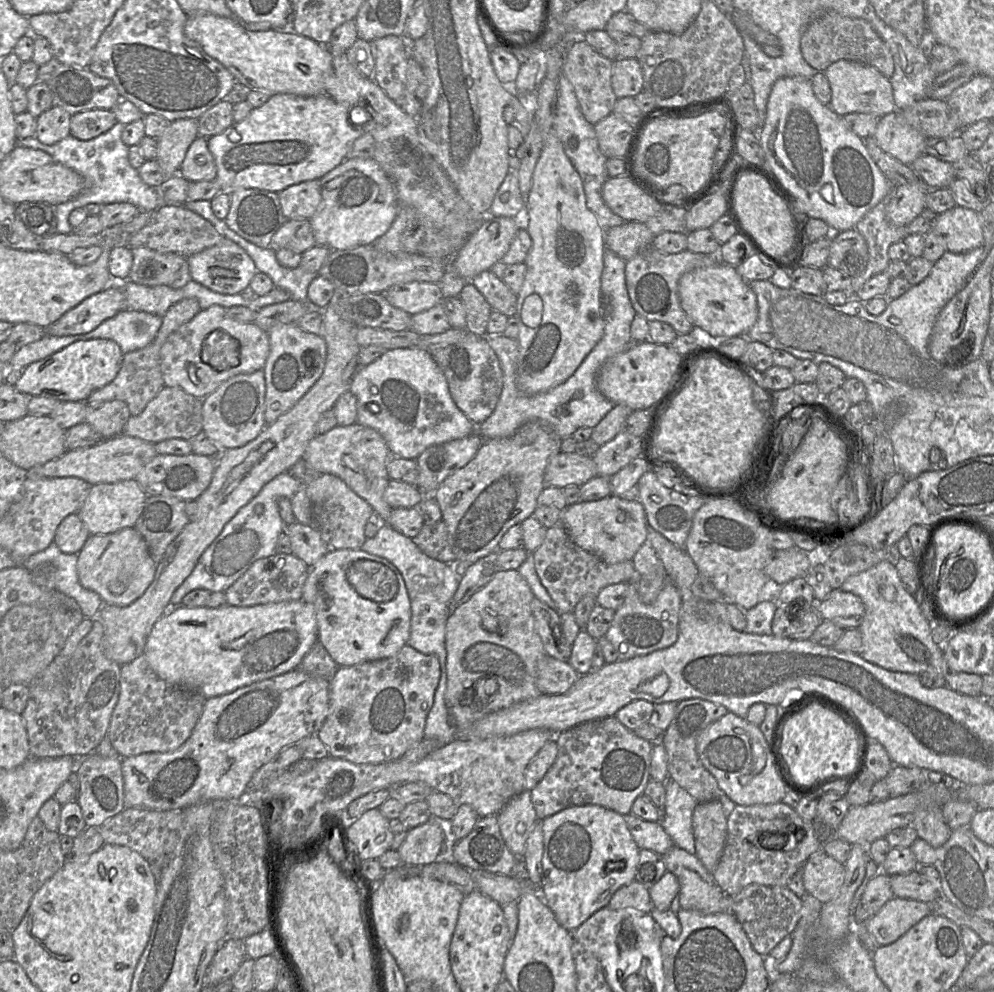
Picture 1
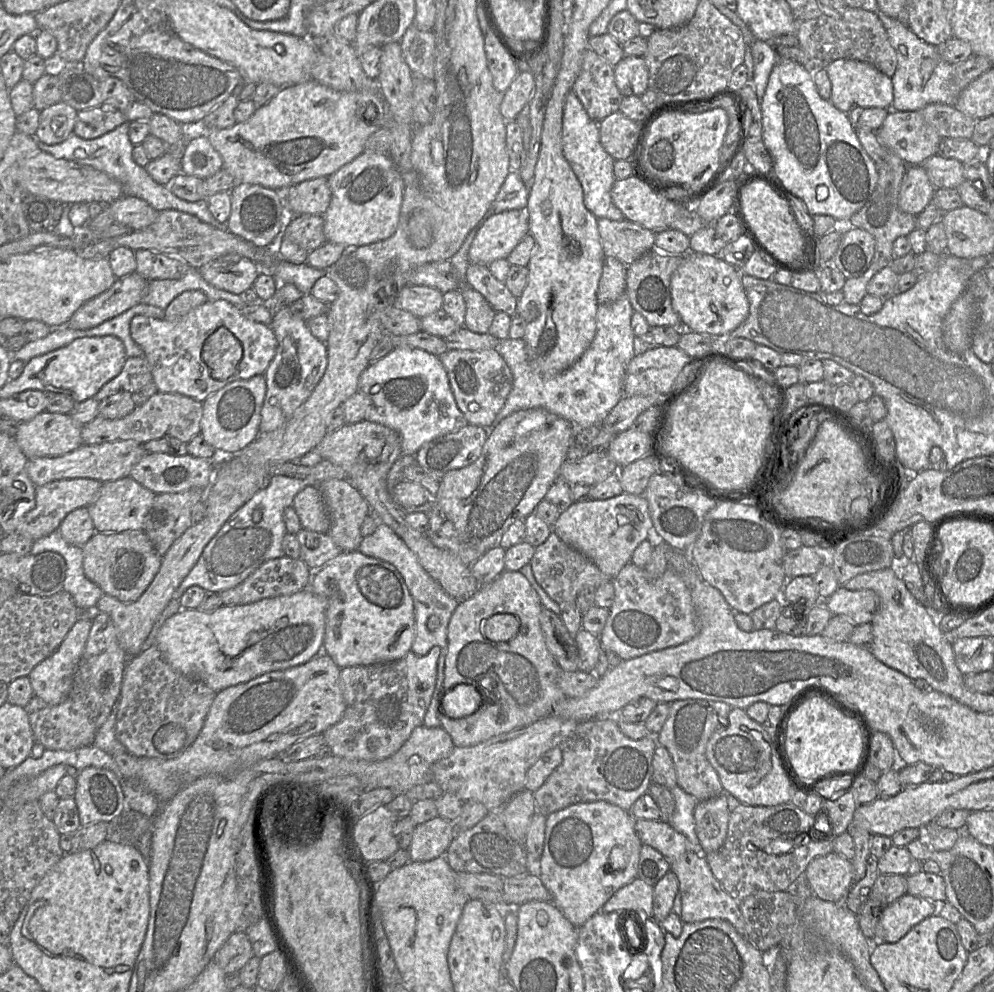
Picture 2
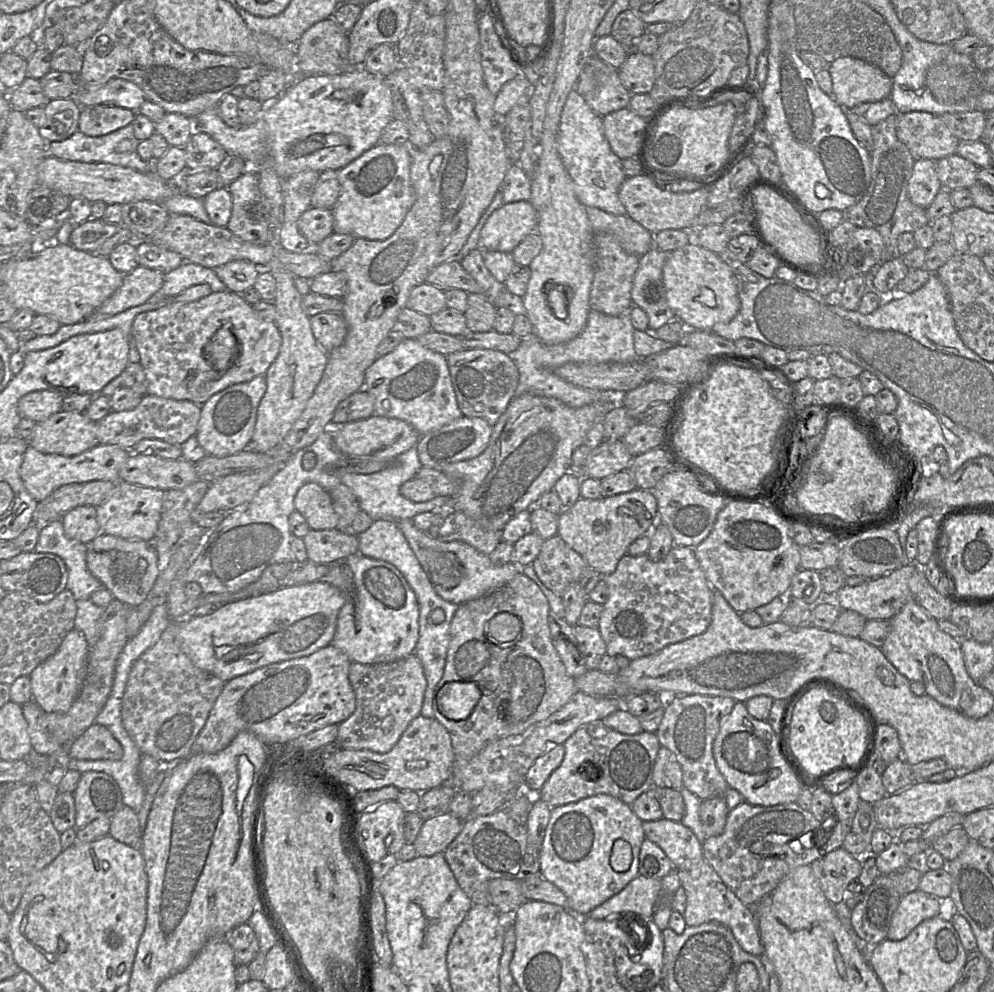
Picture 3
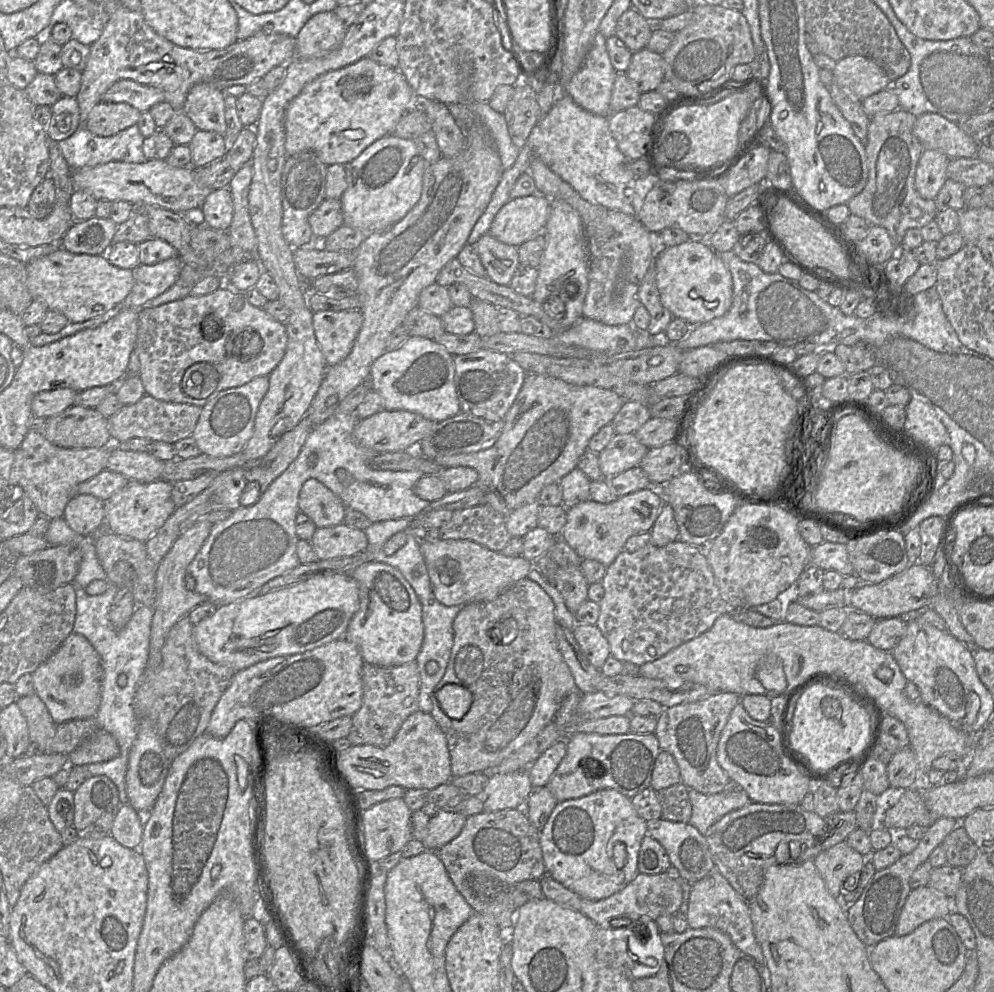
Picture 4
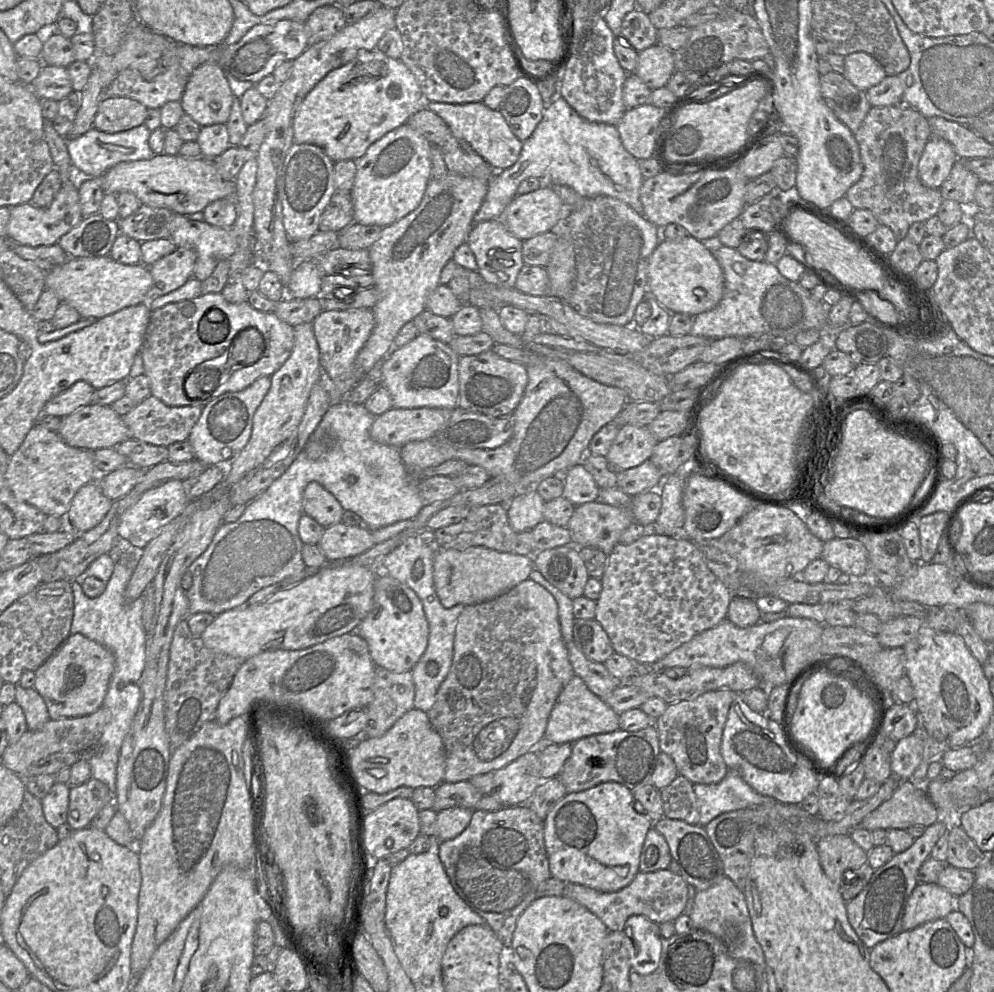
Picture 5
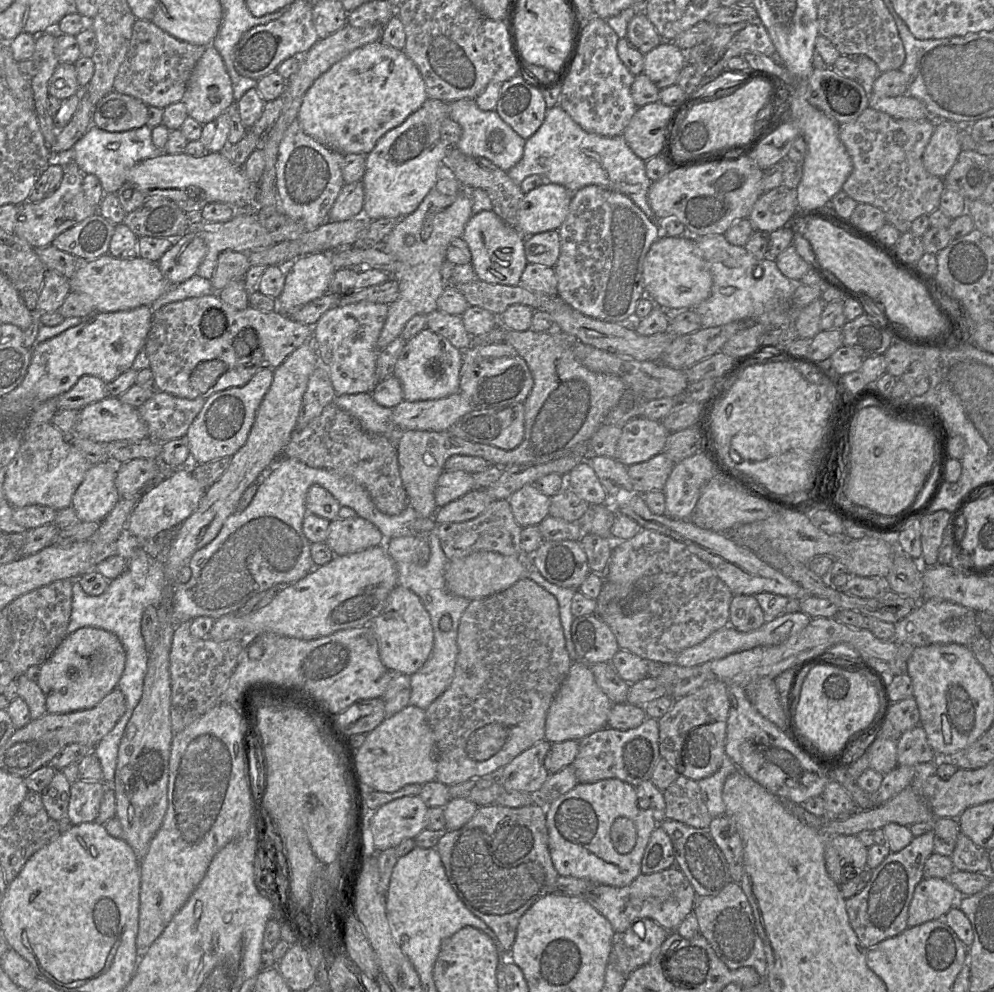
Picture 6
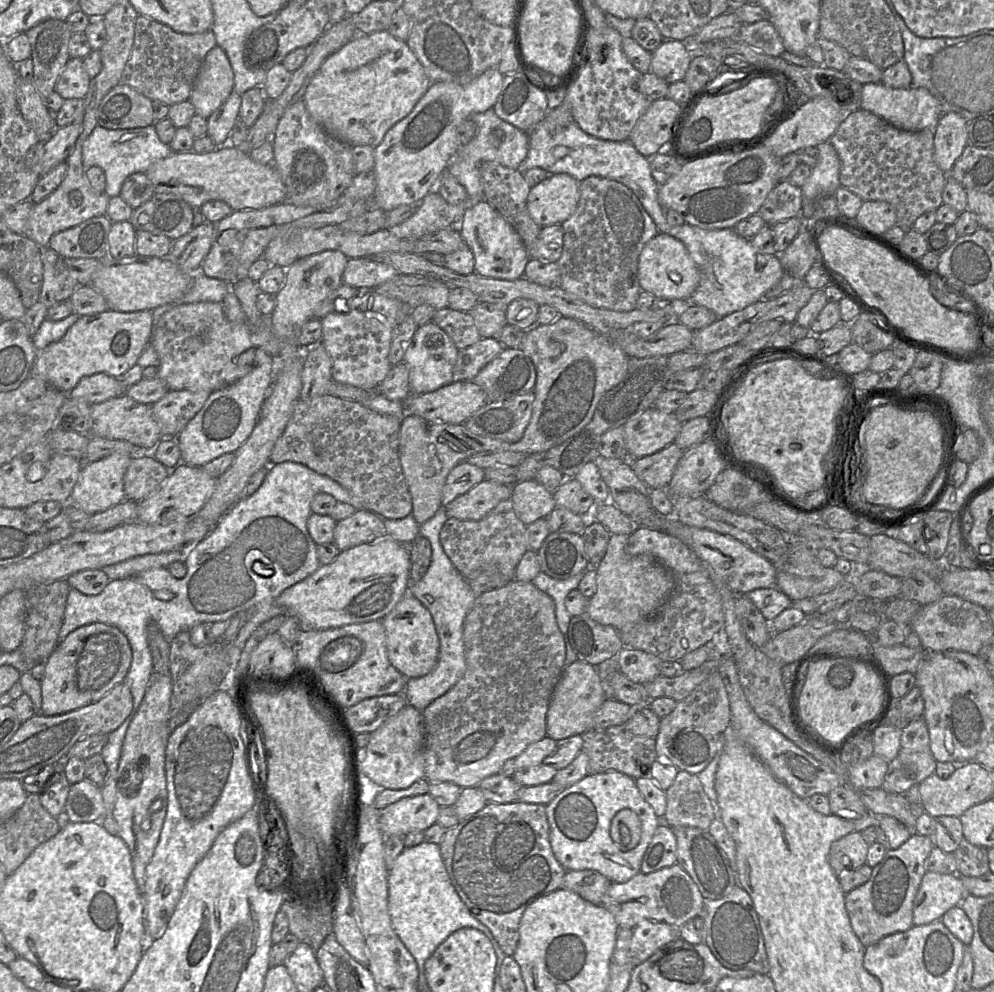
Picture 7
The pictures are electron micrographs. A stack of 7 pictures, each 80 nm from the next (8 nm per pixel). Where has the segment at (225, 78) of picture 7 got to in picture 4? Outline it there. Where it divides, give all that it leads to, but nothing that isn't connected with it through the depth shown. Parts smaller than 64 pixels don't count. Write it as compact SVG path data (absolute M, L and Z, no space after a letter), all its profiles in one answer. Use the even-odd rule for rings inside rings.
M198 83L189 90L181 109L198 130L226 134L225 92L210 83Z

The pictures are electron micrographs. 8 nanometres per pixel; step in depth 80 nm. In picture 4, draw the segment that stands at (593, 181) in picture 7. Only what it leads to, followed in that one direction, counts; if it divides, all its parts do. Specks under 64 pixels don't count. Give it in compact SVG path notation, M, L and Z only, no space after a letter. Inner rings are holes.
M608 210L606 213L602 214L600 217L591 221L585 225L585 234L587 239L588 251L589 251L589 288L586 295L586 299L583 306L583 318L592 319L598 322L601 322L605 325L617 326L622 324L631 324L634 313L637 307L640 306L640 301L638 299L638 290L639 286L646 275L650 265L656 259L658 254L661 252L661 245L655 243L655 236L649 232L645 226L634 216L628 215L616 210Z

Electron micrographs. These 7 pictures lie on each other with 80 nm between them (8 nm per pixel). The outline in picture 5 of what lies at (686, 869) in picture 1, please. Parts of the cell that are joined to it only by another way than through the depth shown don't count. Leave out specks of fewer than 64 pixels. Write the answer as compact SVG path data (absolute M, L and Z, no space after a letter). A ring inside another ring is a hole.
M724 876L712 887L697 891L690 918L695 929L714 935L732 958L751 961L765 968L764 953L753 932L745 895L730 878Z

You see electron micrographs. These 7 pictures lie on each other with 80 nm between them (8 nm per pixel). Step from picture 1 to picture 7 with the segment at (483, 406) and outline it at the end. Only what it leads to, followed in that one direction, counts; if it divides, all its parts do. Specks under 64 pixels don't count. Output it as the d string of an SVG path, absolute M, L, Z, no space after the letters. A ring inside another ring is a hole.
M504 348L472 381L484 390L488 402L504 401L533 391L536 369L520 348Z

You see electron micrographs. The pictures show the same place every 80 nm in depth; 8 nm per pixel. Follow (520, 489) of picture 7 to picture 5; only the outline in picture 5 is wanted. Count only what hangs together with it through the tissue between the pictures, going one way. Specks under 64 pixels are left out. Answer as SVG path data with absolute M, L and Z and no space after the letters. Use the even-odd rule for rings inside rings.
M536 489L516 495L507 504L509 525L517 534L531 531L541 521L544 521L544 504L544 499Z

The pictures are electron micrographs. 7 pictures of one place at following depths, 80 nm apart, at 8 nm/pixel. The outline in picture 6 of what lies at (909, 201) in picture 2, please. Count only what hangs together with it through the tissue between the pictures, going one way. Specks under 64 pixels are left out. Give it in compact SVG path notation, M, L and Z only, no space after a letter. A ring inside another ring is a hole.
M950 120L935 122L934 133L922 156L928 173L943 179L951 170L962 151L958 140L960 130L959 124Z

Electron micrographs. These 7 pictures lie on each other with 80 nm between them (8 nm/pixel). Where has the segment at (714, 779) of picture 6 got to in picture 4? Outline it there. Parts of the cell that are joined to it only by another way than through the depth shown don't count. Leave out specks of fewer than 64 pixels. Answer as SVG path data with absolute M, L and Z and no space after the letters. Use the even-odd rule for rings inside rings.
M731 779L724 789L716 794L702 794L692 788L688 789L692 805L689 823L705 836L709 827L725 814L751 802L743 787Z

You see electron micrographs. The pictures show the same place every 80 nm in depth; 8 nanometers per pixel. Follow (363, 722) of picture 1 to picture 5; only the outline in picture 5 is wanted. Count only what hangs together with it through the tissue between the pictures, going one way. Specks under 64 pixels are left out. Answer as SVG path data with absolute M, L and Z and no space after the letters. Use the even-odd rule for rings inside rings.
M382 667L375 668L373 699L366 707L368 722L363 732L355 737L376 738L383 736L407 711L414 708L415 685L411 671L395 673Z

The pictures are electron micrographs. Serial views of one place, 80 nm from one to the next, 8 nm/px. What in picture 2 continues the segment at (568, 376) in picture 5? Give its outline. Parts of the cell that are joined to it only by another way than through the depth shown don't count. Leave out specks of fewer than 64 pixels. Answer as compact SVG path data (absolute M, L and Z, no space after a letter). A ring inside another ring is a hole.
M532 408L514 412L490 429L487 440L482 448L482 452L477 460L466 467L450 470L442 477L438 492L434 497L435 503L437 503L445 520L451 521L454 524L460 541L478 552L484 552L485 554L487 551L498 545L500 538L514 521L525 519L531 513L535 512L537 505L545 499L549 488L559 479L560 468L567 460L569 446L574 440L575 428L573 425L556 414L543 408Z

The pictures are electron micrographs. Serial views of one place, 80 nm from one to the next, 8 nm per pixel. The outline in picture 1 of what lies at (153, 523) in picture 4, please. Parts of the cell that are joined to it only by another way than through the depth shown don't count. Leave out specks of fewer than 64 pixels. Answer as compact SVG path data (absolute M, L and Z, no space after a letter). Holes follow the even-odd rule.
M133 480L93 485L77 512L91 535L112 534L124 528L134 528L143 509L147 494Z

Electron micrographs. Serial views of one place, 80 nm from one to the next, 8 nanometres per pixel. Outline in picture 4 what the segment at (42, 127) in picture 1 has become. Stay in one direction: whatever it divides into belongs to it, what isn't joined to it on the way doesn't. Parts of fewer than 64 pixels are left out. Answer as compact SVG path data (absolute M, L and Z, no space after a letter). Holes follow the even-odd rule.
M61 96L52 106L52 118L46 128L50 140L59 142L70 137L81 127L76 97Z

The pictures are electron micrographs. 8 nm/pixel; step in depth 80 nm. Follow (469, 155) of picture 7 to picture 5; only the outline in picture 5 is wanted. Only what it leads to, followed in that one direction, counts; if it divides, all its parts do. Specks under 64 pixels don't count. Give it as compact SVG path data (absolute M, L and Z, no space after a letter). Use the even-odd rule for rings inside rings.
M431 102L428 103L427 109L440 116L449 126L452 135L466 141L495 171L510 168L518 160L523 142L512 133L503 115L498 110L490 109L483 102L464 104Z

